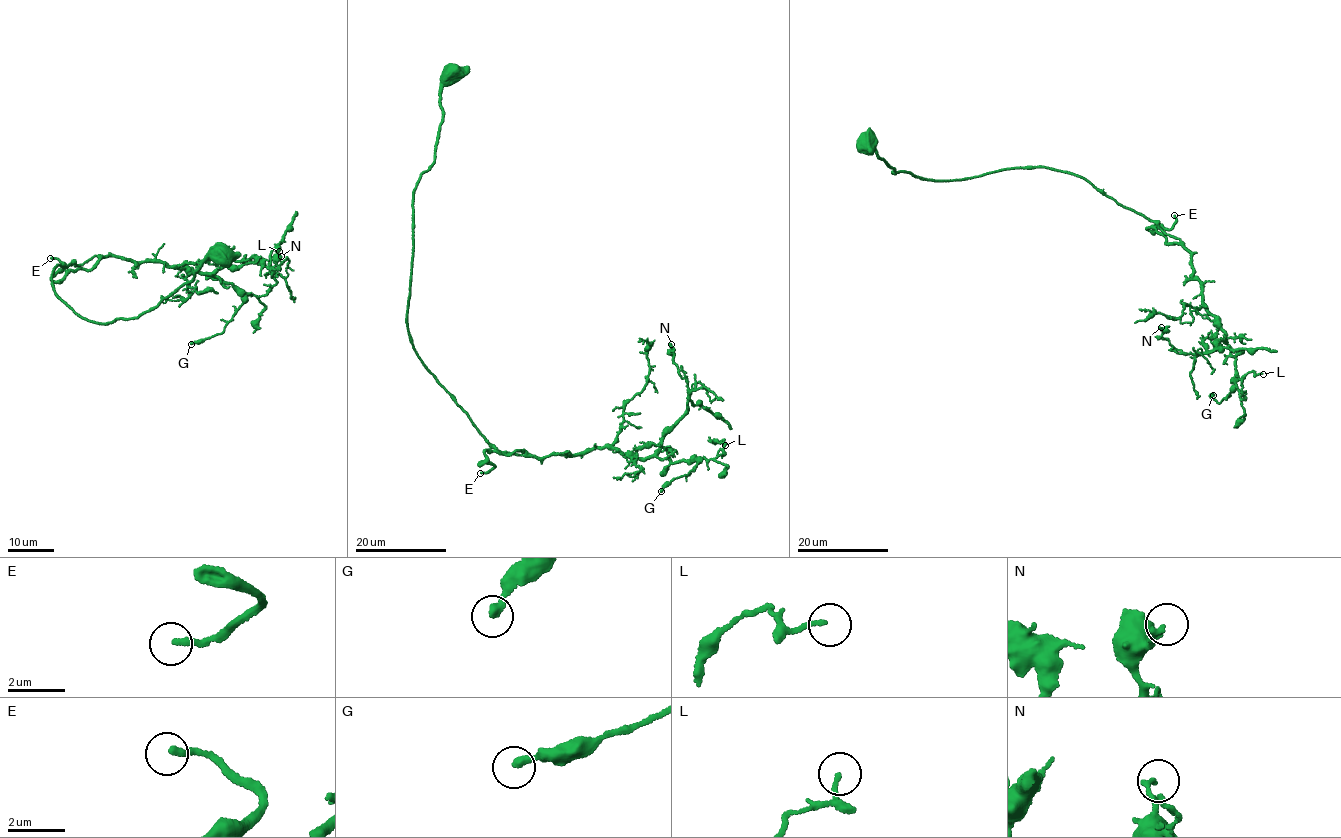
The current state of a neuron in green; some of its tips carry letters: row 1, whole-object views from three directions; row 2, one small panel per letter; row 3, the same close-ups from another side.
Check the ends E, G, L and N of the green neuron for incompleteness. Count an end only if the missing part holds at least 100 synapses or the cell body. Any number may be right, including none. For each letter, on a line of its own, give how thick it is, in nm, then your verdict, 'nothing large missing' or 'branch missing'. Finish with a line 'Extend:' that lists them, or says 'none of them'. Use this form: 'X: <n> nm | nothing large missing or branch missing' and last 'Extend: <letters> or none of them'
E: 240 nm | branch missing
G: 280 nm | nothing large missing
L: 150 nm | nothing large missing
N: 150 nm | nothing large missing
Extend: E

